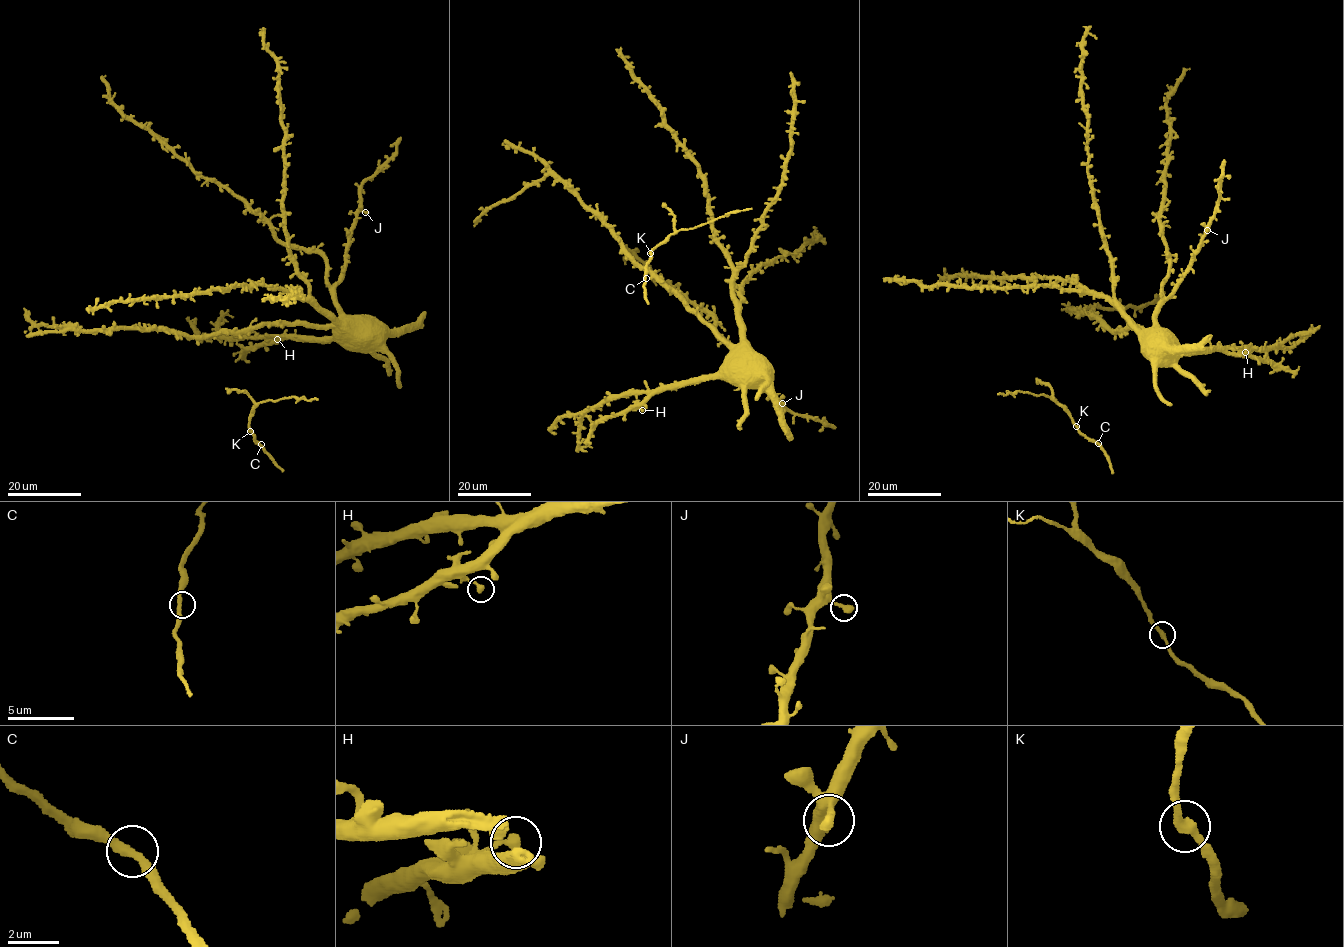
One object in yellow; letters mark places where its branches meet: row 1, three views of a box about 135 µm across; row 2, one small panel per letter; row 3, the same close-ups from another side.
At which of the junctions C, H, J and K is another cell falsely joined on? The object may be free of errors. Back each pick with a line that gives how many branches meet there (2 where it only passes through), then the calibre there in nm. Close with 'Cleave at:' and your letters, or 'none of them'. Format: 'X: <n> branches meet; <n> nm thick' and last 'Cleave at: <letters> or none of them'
Cleave at: none of them

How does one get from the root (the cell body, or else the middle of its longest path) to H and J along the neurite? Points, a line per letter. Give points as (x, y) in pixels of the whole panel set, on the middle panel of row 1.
H: (735, 351), (729, 354), (722, 368), (715, 373), (664, 385), (638, 406), (642, 410)
J: (735, 351), (744, 353), (744, 363), (757, 381), (782, 403)

